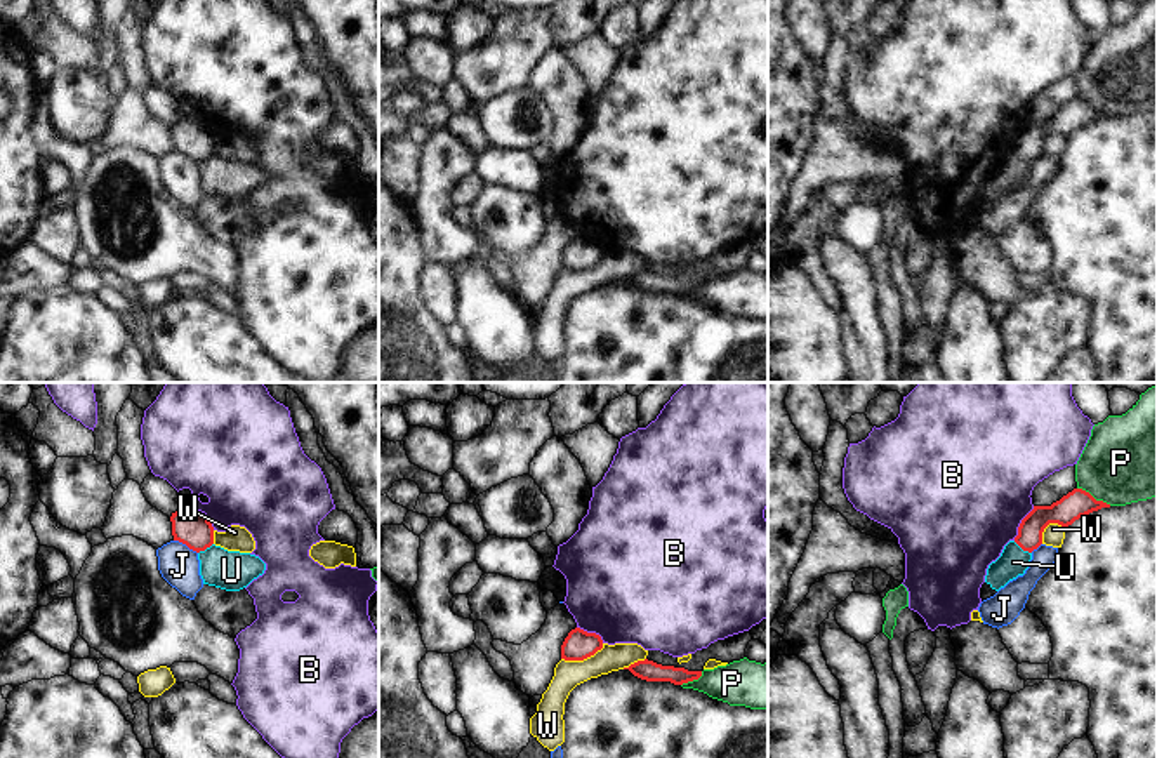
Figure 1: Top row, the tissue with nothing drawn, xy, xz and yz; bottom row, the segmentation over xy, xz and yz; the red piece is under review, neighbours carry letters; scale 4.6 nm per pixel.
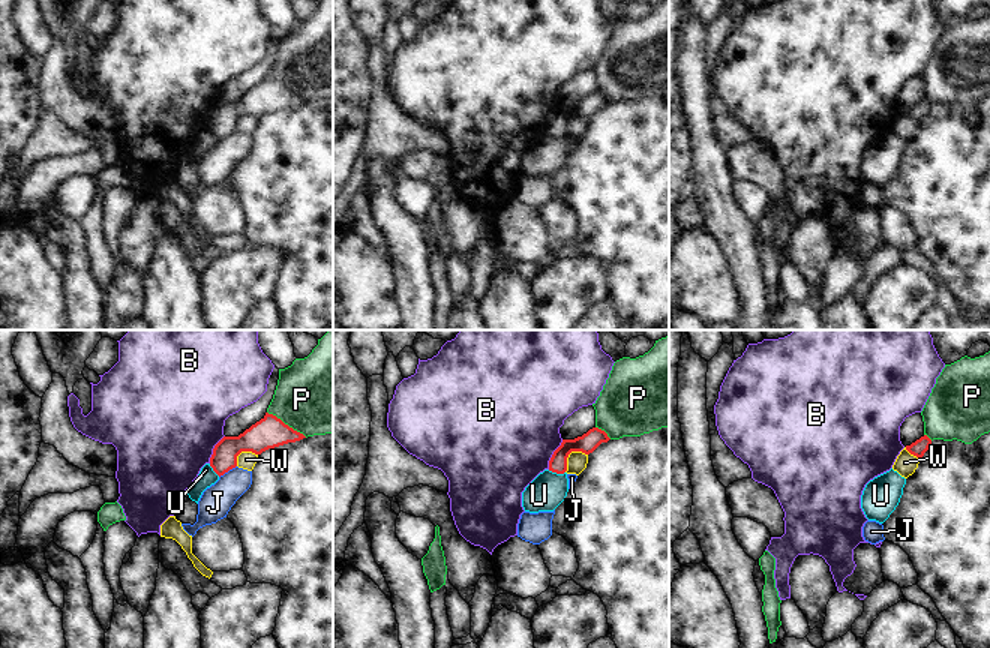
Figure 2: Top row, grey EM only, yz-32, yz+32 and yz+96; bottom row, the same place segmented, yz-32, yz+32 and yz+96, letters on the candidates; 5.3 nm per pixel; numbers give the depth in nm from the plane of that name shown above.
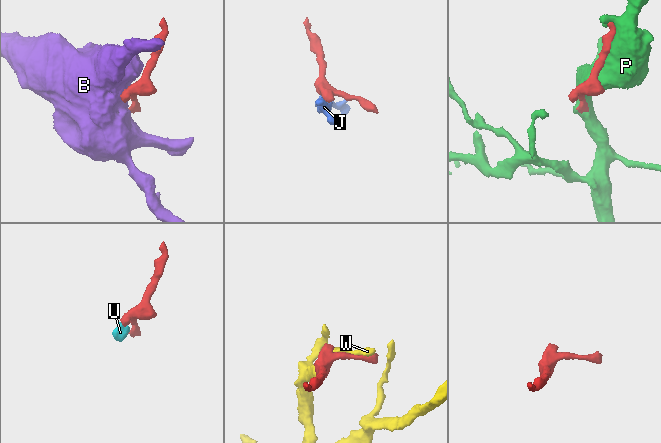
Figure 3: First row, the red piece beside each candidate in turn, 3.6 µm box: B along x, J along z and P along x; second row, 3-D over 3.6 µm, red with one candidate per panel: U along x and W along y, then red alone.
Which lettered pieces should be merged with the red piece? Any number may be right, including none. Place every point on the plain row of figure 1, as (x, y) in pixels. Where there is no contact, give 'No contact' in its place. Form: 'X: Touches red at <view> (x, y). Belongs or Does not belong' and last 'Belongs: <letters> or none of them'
B: Touches red at yz (1020, 134). Does not belong
J: Touches red at xy (186, 155). Does not belong
P: Touches red at yz (1093, 108). Does not belong
U: Touches red at yz (1022, 159). Does not belong
W: Touches red at xz (582, 270). Does not belong
Belongs: none of them.

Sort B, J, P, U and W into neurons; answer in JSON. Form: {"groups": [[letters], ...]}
{"groups": [["B"], ["J"], ["P"], ["U"], ["W"]]}

